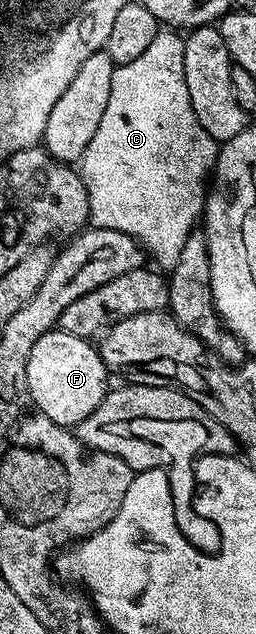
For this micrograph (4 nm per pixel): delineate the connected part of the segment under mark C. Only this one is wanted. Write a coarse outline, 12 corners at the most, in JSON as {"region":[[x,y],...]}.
{"region":[[180,32],[114,68],[79,160],[92,228],[165,271],[202,216],[218,142]]}

